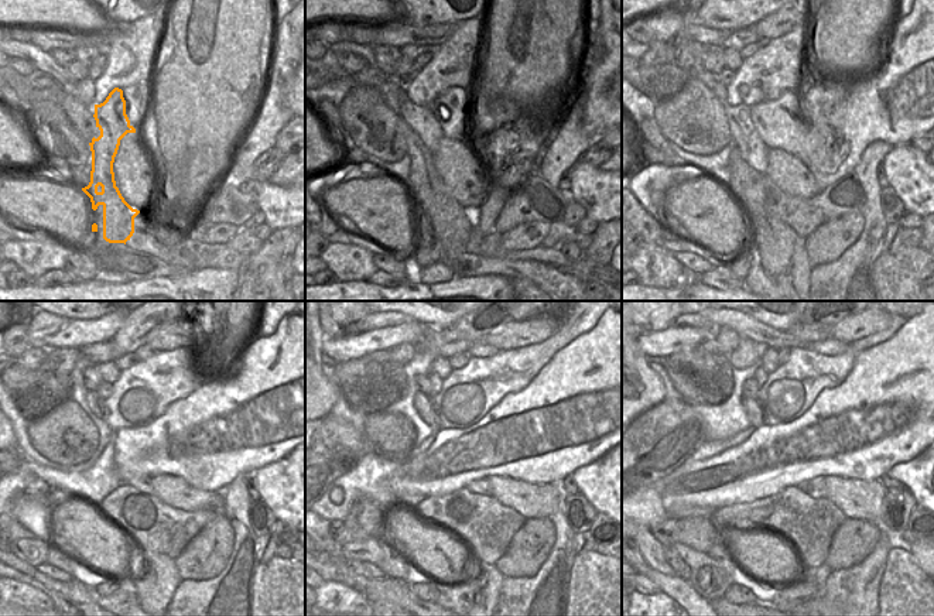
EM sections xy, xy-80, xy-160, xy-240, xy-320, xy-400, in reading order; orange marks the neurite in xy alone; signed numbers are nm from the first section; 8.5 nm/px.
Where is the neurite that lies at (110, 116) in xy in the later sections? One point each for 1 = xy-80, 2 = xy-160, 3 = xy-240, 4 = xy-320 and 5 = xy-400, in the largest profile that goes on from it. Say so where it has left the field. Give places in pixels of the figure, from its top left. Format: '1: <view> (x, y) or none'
1: xy-80 (430, 252)
2: xy-160 (739, 264)
3: xy-240 (109, 587)
4: xy-320 (430, 588)
5: xy-400 (736, 588)

